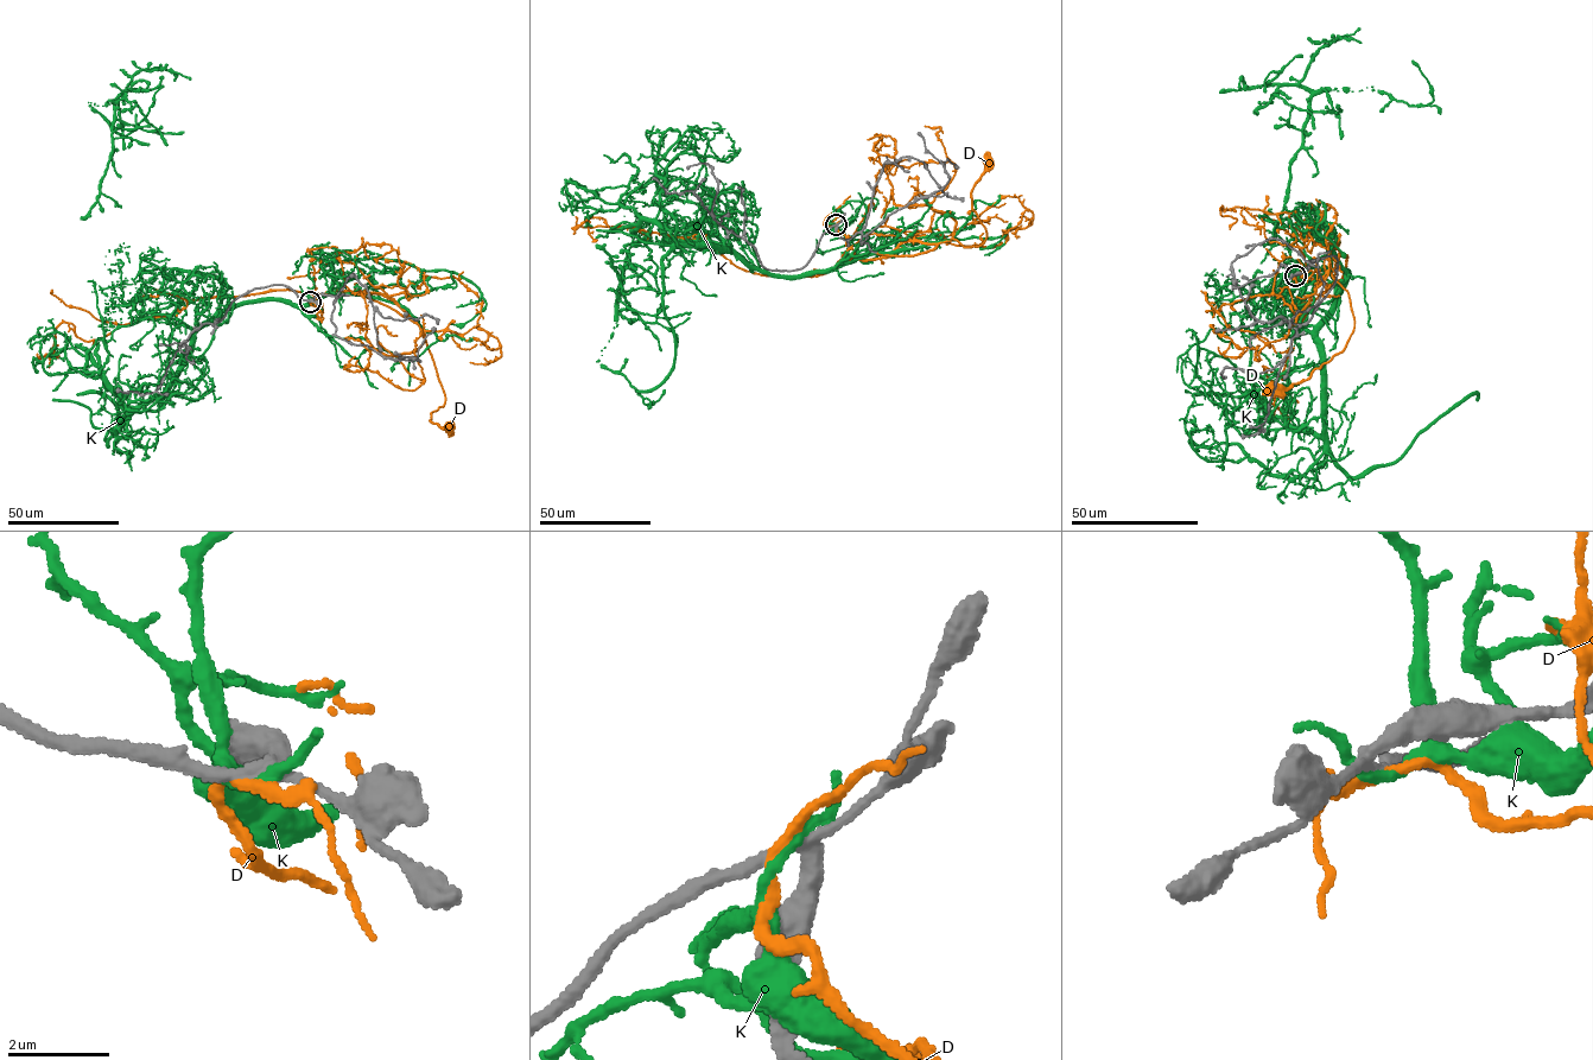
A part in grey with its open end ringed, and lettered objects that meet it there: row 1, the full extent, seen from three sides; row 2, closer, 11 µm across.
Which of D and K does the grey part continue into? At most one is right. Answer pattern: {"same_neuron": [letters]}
{"same_neuron": ["D"]}

